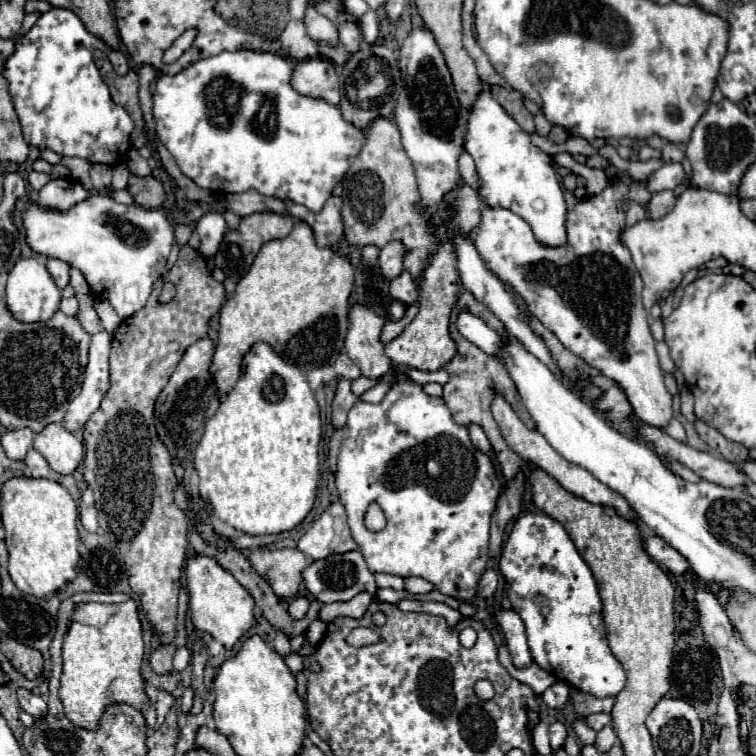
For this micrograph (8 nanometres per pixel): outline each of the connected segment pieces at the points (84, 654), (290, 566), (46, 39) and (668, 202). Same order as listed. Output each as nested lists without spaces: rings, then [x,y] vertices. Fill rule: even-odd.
[[[126,601],[118,605],[104,605],[104,603],[86,603],[78,605],[70,623],[70,629],[64,637],[64,669],[62,669],[62,679],[60,679],[60,699],[64,705],[66,717],[82,729],[96,731],[100,717],[104,715],[104,709],[110,703],[126,703],[136,707],[144,719],[146,725],[152,729],[156,723],[156,709],[154,703],[144,697],[144,679],[140,675],[142,659],[144,659],[144,639],[142,639],[142,623],[138,619],[138,605],[136,601]]]
[[[256,547],[248,555],[254,571],[264,577],[274,595],[280,599],[296,597],[302,587],[302,569],[308,565],[308,559],[298,549],[266,549]]]
[[[52,7],[16,41],[16,51],[4,65],[4,77],[10,83],[10,95],[26,143],[38,149],[52,149],[62,157],[80,157],[92,165],[104,163],[114,167],[124,161],[126,151],[130,149],[134,123],[128,111],[112,101],[108,85],[102,81],[92,59],[96,49],[106,51],[118,75],[128,73],[126,55],[120,49],[112,49],[86,31],[78,15],[70,9]]]
[[[660,191],[654,193],[650,203],[648,203],[648,215],[650,219],[662,219],[664,215],[668,215],[672,211],[676,203],[676,195],[672,191]]]

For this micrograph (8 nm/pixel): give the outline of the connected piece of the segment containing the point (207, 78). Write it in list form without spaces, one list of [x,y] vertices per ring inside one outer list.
[[[222,51],[178,75],[160,75],[152,93],[158,141],[170,151],[182,173],[204,189],[224,195],[256,189],[268,197],[292,199],[318,213],[334,185],[344,179],[350,159],[360,153],[366,137],[344,121],[338,107],[296,93],[290,87],[290,75],[288,59],[256,51]]]

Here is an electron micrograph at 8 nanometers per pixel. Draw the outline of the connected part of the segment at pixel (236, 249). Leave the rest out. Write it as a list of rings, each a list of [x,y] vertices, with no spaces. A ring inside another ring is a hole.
[[[262,211],[262,213],[254,213],[248,217],[242,217],[240,225],[236,231],[228,231],[218,247],[216,253],[216,267],[220,267],[226,277],[230,277],[232,281],[240,281],[240,277],[244,277],[256,257],[256,253],[260,251],[260,247],[272,239],[282,239],[286,237],[294,227],[294,219],[290,215],[274,215],[272,211]]]

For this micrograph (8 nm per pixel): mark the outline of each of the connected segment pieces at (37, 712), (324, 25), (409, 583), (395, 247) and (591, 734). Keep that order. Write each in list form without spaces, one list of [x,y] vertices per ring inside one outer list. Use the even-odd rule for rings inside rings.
[[[18,689],[18,701],[20,701],[20,707],[26,713],[30,713],[32,717],[36,717],[36,719],[46,717],[48,703],[46,703],[44,697],[38,697],[38,695],[34,695],[32,691],[26,691],[26,689]]]
[[[312,5],[306,11],[306,21],[308,21],[310,39],[314,39],[316,43],[326,43],[330,47],[334,47],[338,43],[338,33],[336,33],[334,23],[326,21],[326,17],[322,17],[320,13],[316,13],[312,9]]]
[[[410,577],[410,579],[404,579],[404,589],[410,593],[428,593],[434,589],[434,585],[422,577]]]
[[[390,241],[388,245],[382,247],[378,257],[378,269],[386,279],[394,279],[402,273],[402,261],[406,253],[408,249],[404,247],[404,243],[398,243],[398,241]]]
[[[574,721],[574,731],[576,731],[578,739],[582,741],[582,745],[594,745],[596,731],[594,731],[594,729],[590,729],[584,721]]]

